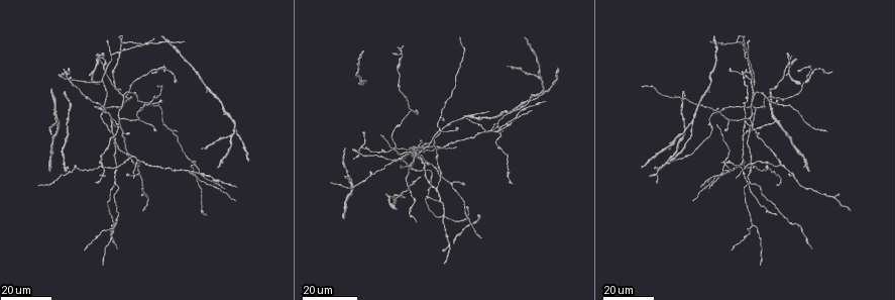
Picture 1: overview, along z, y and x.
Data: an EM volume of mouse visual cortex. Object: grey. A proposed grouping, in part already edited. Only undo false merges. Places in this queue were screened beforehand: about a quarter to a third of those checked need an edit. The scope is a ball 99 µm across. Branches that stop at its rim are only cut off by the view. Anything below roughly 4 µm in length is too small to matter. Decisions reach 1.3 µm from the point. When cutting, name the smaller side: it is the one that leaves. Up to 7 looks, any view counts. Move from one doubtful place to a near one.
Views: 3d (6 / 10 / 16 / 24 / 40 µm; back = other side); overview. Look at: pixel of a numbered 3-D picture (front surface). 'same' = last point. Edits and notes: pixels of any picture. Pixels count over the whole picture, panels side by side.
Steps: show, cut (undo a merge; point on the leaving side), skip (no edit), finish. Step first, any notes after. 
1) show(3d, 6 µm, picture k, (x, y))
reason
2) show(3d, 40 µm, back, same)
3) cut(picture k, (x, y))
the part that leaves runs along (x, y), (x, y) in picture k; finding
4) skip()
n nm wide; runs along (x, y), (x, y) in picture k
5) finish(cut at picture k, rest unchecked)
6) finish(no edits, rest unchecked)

show(3d, 24 µm, picture 1, (745, 53))

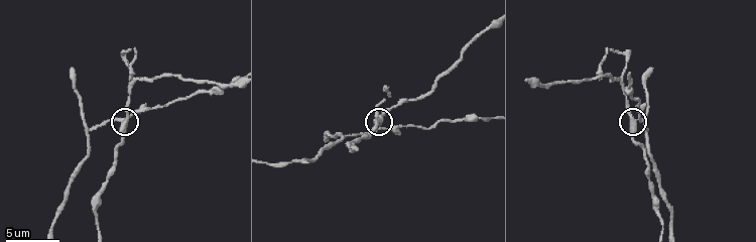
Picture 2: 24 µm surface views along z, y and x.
show(3d, 6 µm, picture 2, (631, 122))

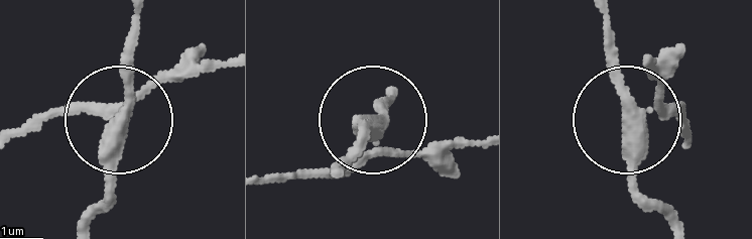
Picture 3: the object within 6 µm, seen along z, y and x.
skip()
side arm 96 µm; runs along (15, 135), (58, 117), (117, 117), (124, 128), (106, 211) in picture 3; all the same cell

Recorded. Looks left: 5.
show(3d, 16 µm, picture 1, (107, 94))

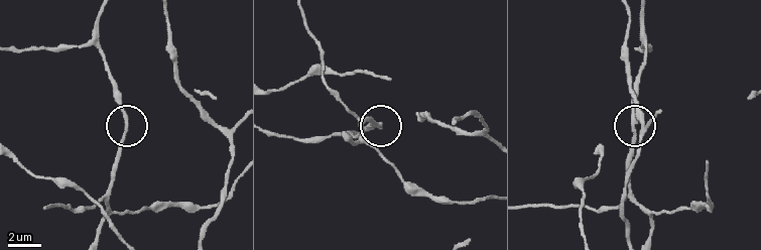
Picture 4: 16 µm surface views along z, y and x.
show(3d, 10 µm, picture 4, (631, 118))

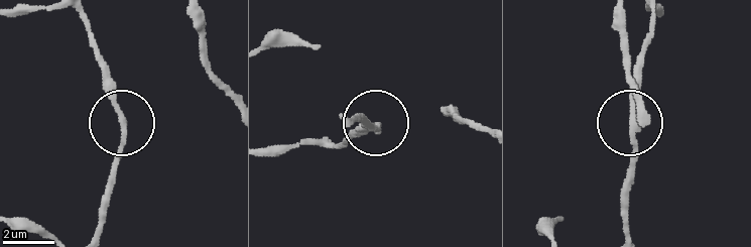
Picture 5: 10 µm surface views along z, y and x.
skip()
runs along (120, 119), (107, 63) in picture 5; all the same cell

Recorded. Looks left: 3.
show(3d, 24 µm, picture 1, (116, 226))
branch point

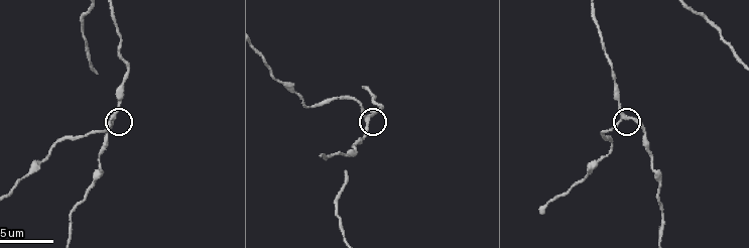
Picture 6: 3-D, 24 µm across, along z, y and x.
show(3d, 6 µm, picture 6, (625, 119))

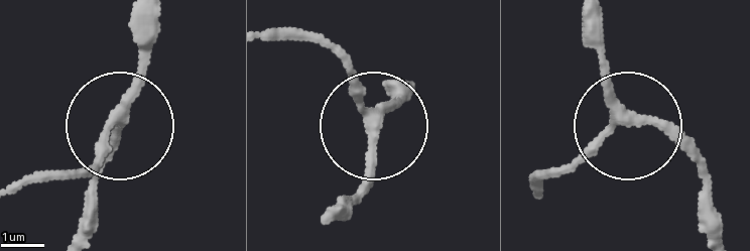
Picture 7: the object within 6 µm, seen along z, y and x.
skip()
3 arms; one cell here

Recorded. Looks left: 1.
finish(no edits, rest unchecked)

